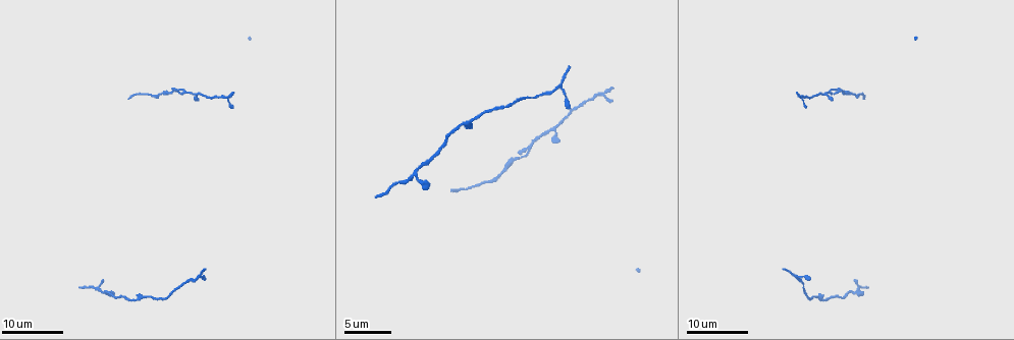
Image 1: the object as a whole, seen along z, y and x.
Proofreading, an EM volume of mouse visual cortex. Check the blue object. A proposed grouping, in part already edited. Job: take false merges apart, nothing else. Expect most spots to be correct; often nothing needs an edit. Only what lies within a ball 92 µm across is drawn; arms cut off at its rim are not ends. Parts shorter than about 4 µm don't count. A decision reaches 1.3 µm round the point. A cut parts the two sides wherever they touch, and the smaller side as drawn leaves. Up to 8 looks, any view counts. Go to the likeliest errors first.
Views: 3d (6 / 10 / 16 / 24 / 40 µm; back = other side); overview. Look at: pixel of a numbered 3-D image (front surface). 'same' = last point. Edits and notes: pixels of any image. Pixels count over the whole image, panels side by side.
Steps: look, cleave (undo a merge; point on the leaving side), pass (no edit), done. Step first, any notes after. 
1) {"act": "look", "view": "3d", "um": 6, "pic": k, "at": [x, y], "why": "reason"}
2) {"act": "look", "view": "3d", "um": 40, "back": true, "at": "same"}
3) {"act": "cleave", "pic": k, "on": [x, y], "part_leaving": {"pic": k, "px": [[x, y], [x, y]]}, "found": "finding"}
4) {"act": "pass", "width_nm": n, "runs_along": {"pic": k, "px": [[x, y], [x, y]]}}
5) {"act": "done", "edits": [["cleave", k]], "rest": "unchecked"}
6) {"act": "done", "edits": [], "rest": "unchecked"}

{"act": "look", "view": "3d", "um": 16, "pic": 1, "at": [825, 93], "why": "three-way junction"}

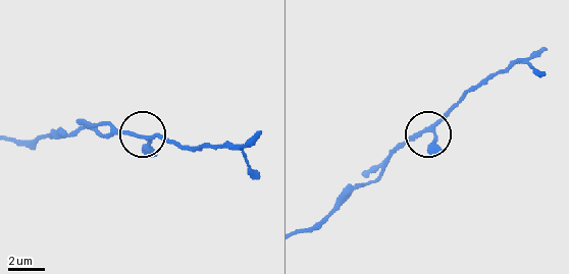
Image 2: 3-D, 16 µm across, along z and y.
{"act": "look", "view": "3d", "um": 10, "pic": 2, "at": [434, 126]}

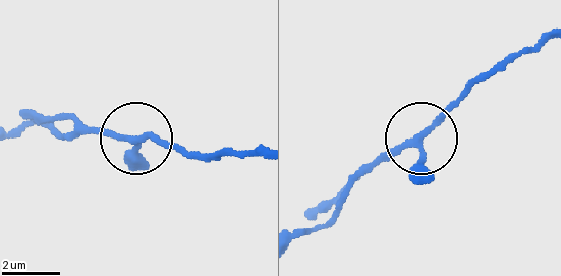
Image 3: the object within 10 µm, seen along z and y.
{"act": "pass", "side_arm_um": 15, "found": "one neuron here"}

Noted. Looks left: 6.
{"act": "look", "view": "3d", "um": 24, "pic": 1, "at": [518, 157]}

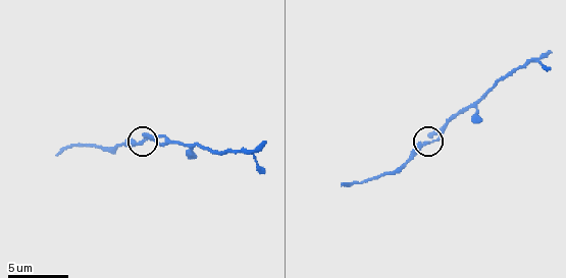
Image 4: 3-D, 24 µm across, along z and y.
{"act": "look", "view": "3d", "um": 6, "pic": 4, "at": [141, 143], "why": "closer look"}

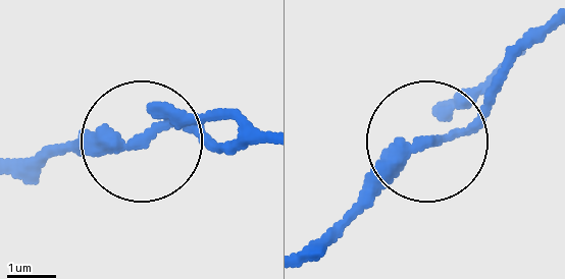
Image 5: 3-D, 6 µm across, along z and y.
{"act": "pass", "width_nm": 260, "found": "continuous, no second neuron"}

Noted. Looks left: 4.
{"act": "look", "view": "3d", "um": 16, "pic": 1, "at": [403, 183], "why": "sudden change in width"}

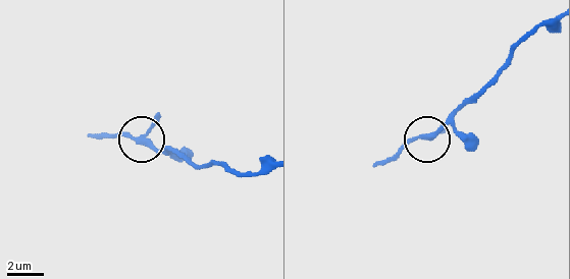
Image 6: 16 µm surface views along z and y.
{"act": "look", "view": "3d", "um": 10, "pic": 6, "at": [426, 137]}

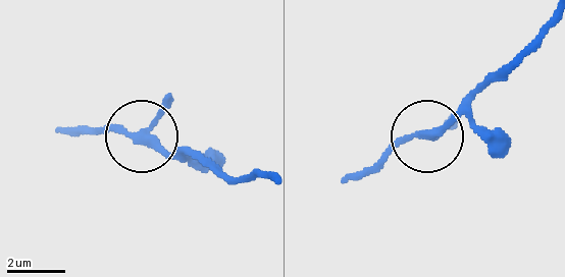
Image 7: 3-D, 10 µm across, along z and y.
{"act": "pass", "arms": 3, "runs_along": {"pic": 7, "px": [[553, 23], [450, 118], [406, 135], [343, 181]]}, "found": "one neuron here"}

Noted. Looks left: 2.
{"act": "look", "view": "3d", "um": 6, "pic": 4, "at": [385, 174], "why": "sudden change in width"}

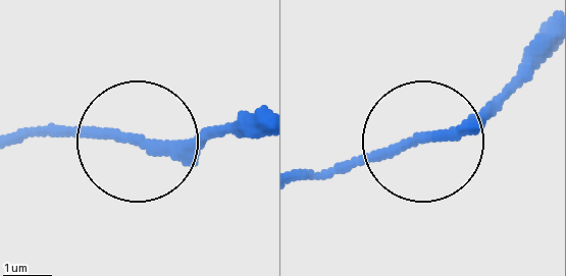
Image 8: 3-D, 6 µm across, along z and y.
{"act": "pass", "width_nm": 220, "found": "one neuron here"}

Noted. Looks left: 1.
{"act": "done", "edits": [], "rest": "unchecked"}

